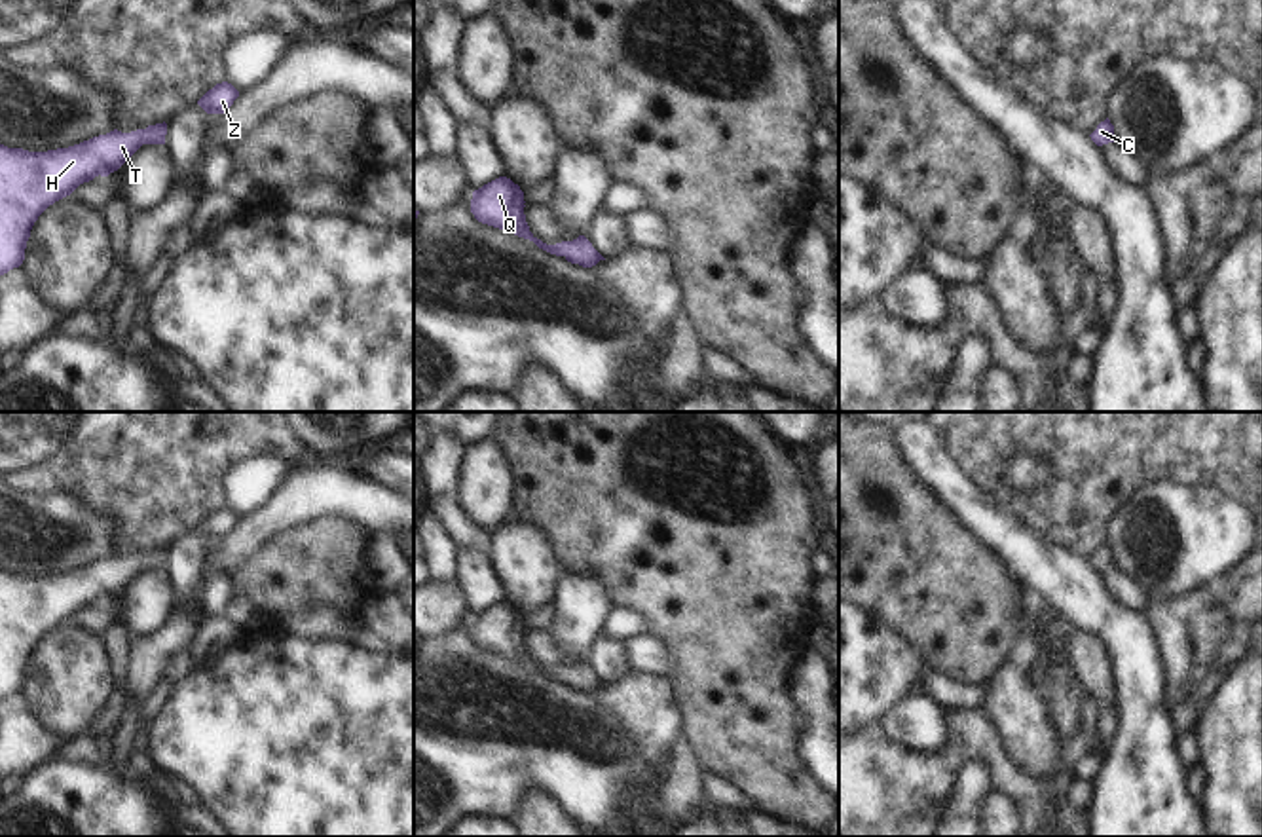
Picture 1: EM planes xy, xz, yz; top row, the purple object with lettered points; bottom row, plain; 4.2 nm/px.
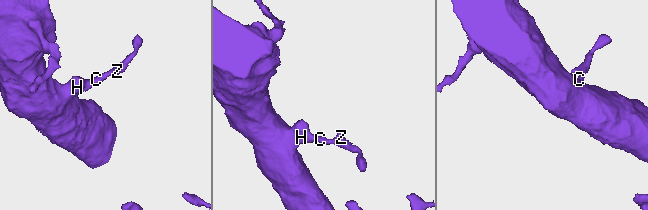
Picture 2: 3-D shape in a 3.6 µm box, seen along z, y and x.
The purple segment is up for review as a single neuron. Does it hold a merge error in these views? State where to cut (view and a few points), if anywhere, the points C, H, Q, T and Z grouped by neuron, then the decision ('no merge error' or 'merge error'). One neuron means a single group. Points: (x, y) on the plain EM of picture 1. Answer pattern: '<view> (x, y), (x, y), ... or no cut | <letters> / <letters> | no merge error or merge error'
no cut | C H Q T Z | no merge error

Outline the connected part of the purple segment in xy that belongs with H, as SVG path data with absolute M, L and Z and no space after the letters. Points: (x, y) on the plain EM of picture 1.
M167 549L131 558L118 554L68 573L28 577L0 569L0 700L19 693L38 642L55 626L70 621L80 609L118 596L142 569L165 569Z

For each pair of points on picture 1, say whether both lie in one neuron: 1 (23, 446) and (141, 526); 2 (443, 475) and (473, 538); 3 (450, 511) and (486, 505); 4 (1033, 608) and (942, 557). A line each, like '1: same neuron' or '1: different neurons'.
1: same neuron
2: same neuron
3: different neurons
4: different neurons

